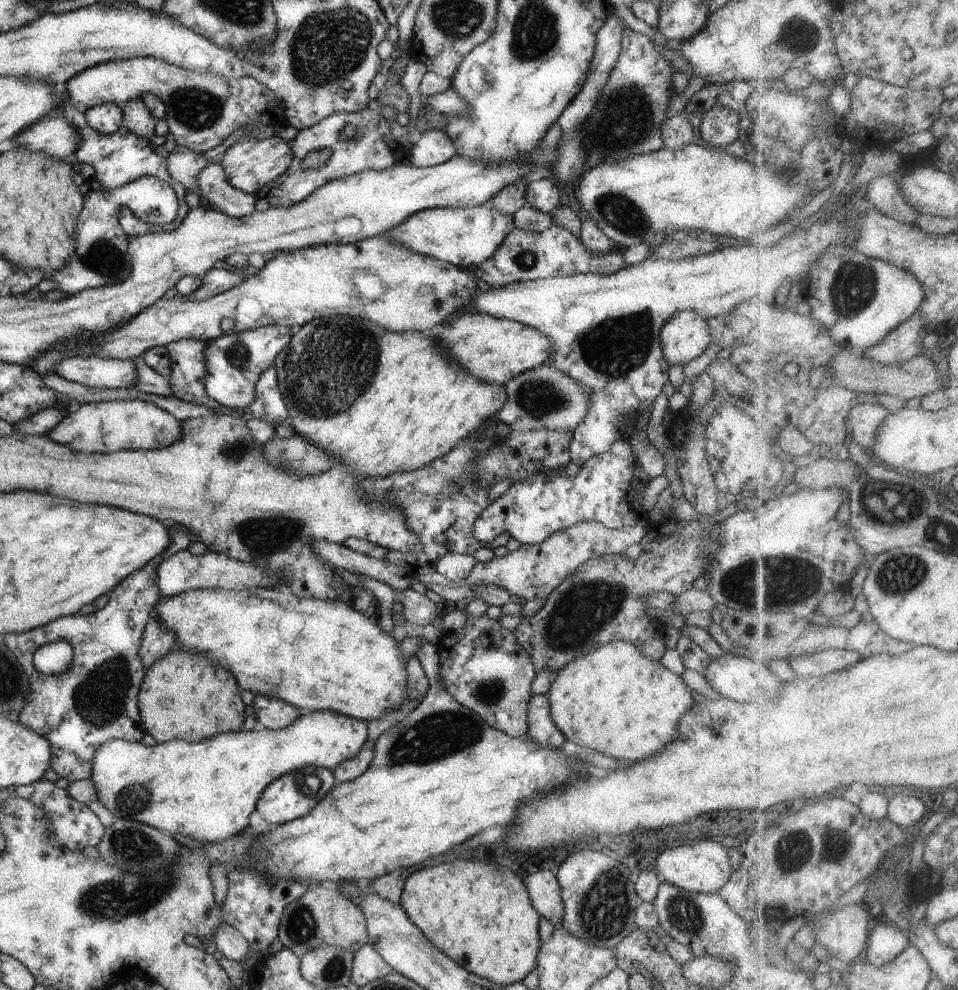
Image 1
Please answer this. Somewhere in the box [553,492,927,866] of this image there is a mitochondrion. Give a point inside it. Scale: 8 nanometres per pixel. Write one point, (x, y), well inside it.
(778, 582)

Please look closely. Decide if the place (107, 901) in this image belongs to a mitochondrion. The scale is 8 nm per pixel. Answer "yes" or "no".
yes

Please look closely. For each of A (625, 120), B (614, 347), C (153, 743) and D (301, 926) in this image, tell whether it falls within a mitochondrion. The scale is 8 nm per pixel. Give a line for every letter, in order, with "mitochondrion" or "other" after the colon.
A: mitochondrion
B: mitochondrion
C: other
D: mitochondrion

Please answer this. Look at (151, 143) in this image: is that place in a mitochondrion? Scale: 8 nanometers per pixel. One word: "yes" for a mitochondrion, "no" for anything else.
no

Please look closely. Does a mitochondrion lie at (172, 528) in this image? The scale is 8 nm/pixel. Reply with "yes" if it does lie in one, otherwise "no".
no

